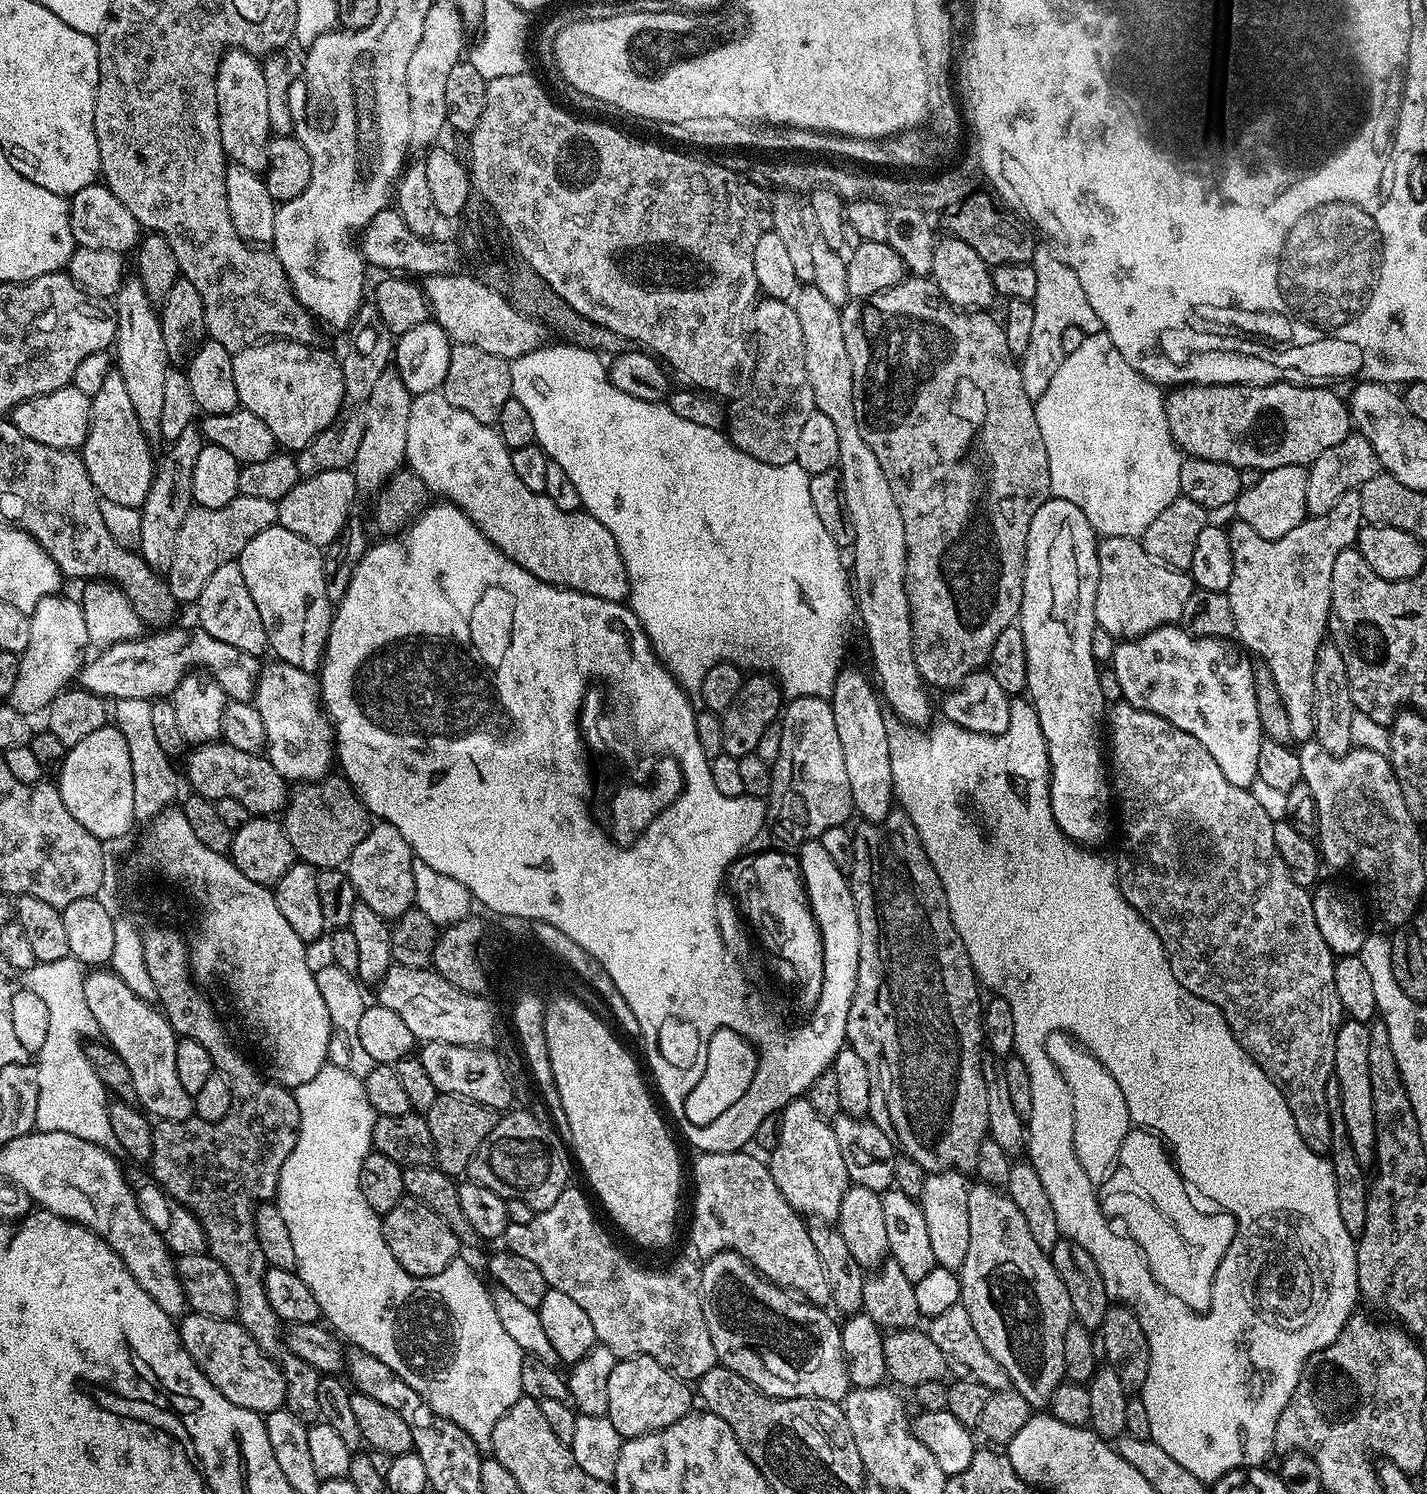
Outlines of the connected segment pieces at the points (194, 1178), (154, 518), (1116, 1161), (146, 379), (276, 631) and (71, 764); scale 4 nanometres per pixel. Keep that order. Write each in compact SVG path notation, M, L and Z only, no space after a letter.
M208 1030L205 1031L205 1034L203 1033L200 1040L202 1046L205 1046L210 1054L213 1067L231 1082L233 1091L231 1114L221 1125L213 1125L205 1120L195 1118L159 1121L152 1130L152 1159L150 1161L152 1176L168 1196L185 1206L196 1217L207 1240L207 1251L222 1264L235 1288L235 1319L253 1338L263 1356L265 1357L268 1352L272 1352L272 1348L276 1348L276 1352L280 1352L280 1356L288 1356L288 1360L292 1360L292 1364L300 1364L300 1368L310 1368L308 1370L310 1372L312 1367L306 1362L299 1361L291 1353L287 1353L279 1344L279 1340L276 1339L275 1327L278 1316L267 1304L262 1287L263 1267L267 1260L260 1253L251 1232L249 1232L247 1223L235 1217L228 1218L224 1222L220 1219L220 1202L233 1195L239 1197L246 1194L272 1194L278 1171L282 1168L282 1163L286 1160L287 1155L293 1150L294 1143L297 1142L296 1105L292 1103L288 1091L276 1089L272 1085L259 1084L256 1077L248 1073L248 1068L243 1068L240 1065L240 1060L235 1060L234 1054L227 1051L226 1046L221 1044L218 1034Z
M195 423L188 424L186 430L182 430L182 438L178 438L169 448L164 456L164 461L159 461L158 469L155 471L154 479L148 496L144 499L140 521L142 530L140 531L140 542L138 545L139 555L145 564L149 564L154 571L167 574L170 566L174 562L174 546L178 542L178 530L182 530L182 522L186 514L194 507L192 499L192 487L194 486L194 466L198 462L198 454L203 450L206 440L202 435L201 429Z
M1048 1036L1045 1048L1050 1063L1066 1082L1069 1098L1073 1102L1071 1149L1074 1150L1074 1155L1087 1177L1099 1186L1105 1180L1112 1178L1120 1169L1124 1139L1128 1127L1133 1124L1129 1102L1112 1076L1104 1076L1104 1072L1096 1072L1096 1068L1088 1068L1088 1064L1084 1064L1084 1060L1076 1056L1076 1051L1072 1052L1074 1046L1064 1048L1064 1044L1060 1044L1060 1036Z
M143 294L126 295L117 295L114 300L116 306L114 360L118 365L118 374L124 380L126 394L130 394L130 406L134 406L138 426L144 431L145 436L156 438L160 436L162 397L166 374L170 370L168 351L152 301Z
M281 526L270 530L266 534L262 534L262 538L254 538L254 542L250 542L250 546L246 546L246 554L242 554L239 560L240 569L242 570L242 578L246 578L246 590L250 590L250 602L254 602L254 606L258 610L258 618L262 618L262 626L266 626L266 638L268 639L269 649L274 653L276 651L275 659L281 664L291 666L292 669L309 671L310 664L308 664L308 631L312 628L312 619L316 616L316 611L319 610L320 604L327 605L329 603L327 598L327 574L325 553L319 548L310 546L306 542L302 542L302 538L298 538L294 534L290 534L288 529Z
M105 726L94 730L82 742L69 747L60 771L62 772L60 780L58 779L58 787L62 802L66 802L66 810L70 810L70 814L74 814L74 818L78 818L78 822L82 822L82 826L86 826L86 830L90 830L90 834L97 836L101 842L127 834L132 829L132 825L137 823L138 807L134 802L132 759L126 738L123 737L117 727Z

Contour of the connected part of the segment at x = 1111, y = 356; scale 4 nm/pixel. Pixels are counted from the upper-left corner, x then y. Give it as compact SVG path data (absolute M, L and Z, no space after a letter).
M1101 334L1097 340L1089 340L1080 344L1080 349L1074 357L1065 359L1059 365L1058 371L1048 380L1048 389L1044 396L1039 397L1035 405L1036 421L1038 422L1038 434L1042 434L1042 442L1046 442L1046 454L1050 454L1050 470L1052 471L1052 498L1059 507L1068 508L1090 530L1093 538L1101 540L1135 540L1142 542L1146 534L1150 534L1150 526L1166 514L1166 510L1174 510L1184 499L1182 494L1182 478L1186 468L1181 461L1175 460L1162 438L1162 430L1158 422L1158 402L1156 401L1157 385L1152 377L1135 364L1118 346Z

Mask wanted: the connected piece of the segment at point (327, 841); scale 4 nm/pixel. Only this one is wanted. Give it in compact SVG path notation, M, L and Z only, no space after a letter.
M345 775L321 787L297 785L293 809L290 817L282 823L289 831L301 861L321 870L341 869L354 847L361 845L382 821L378 808L369 805L361 791Z

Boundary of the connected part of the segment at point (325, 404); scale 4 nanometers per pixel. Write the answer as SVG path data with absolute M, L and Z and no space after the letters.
M273 330L265 332L258 340L252 340L246 346L242 346L240 352L235 353L236 362L236 381L238 382L238 390L240 391L240 399L243 407L262 418L262 422L266 422L278 434L278 438L285 446L285 449L303 450L308 448L314 442L318 442L318 438L324 438L326 434L334 434L334 430L338 430L338 426L342 422L342 418L348 409L348 370L341 361L330 358L330 354L322 354L318 350L314 350L308 344L301 342L300 338L292 336L289 332L283 330Z

